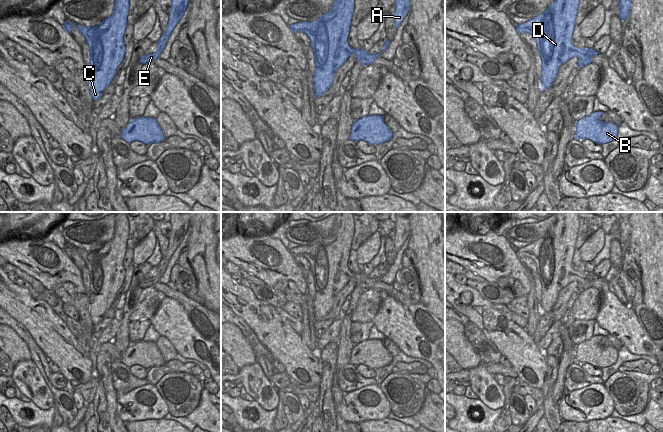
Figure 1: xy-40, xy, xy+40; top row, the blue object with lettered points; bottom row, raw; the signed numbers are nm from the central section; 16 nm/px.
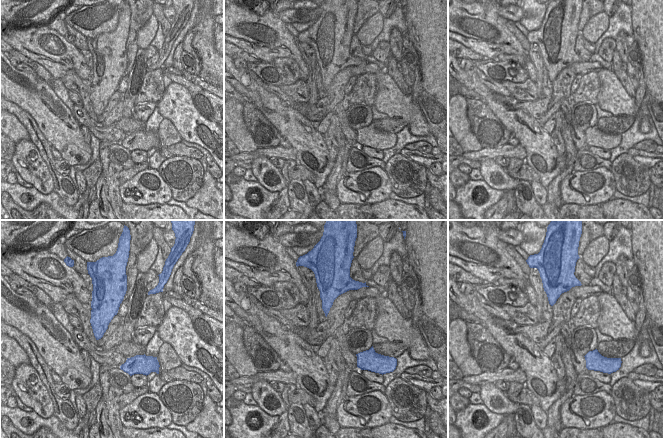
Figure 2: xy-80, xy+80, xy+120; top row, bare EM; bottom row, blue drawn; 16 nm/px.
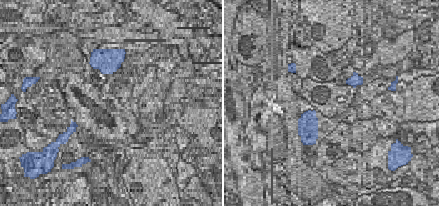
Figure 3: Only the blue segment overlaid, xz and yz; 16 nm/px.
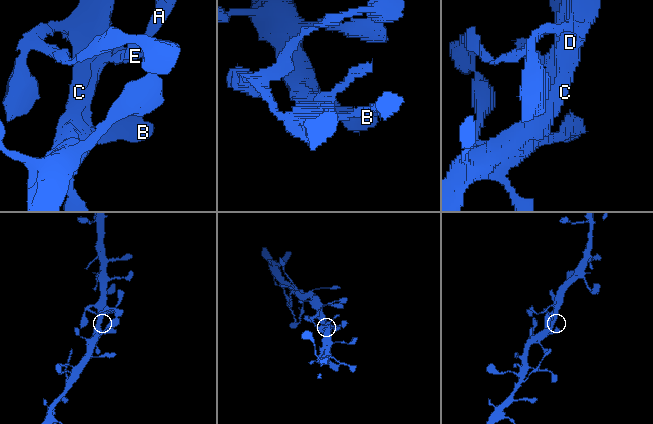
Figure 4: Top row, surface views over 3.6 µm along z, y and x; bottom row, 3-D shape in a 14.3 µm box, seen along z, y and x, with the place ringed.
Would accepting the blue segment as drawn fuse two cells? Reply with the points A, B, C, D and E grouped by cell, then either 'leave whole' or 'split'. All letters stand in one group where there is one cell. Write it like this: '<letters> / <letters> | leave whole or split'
A B C D E | leave whole

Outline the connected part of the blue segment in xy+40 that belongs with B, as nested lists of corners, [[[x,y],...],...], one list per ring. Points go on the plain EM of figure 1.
[[[593,336],[576,346],[574,363],[589,363],[598,368],[613,365],[618,358],[618,350],[613,347],[604,347],[600,344],[603,336]]]

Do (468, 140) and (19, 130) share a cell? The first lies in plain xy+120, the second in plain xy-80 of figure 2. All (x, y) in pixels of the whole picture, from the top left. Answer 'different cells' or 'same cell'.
same cell

